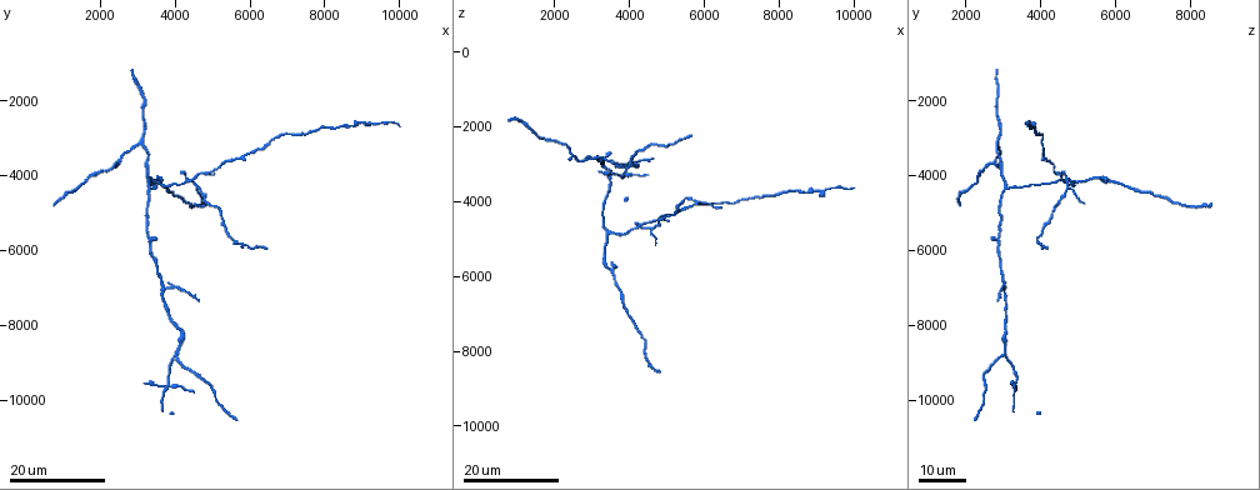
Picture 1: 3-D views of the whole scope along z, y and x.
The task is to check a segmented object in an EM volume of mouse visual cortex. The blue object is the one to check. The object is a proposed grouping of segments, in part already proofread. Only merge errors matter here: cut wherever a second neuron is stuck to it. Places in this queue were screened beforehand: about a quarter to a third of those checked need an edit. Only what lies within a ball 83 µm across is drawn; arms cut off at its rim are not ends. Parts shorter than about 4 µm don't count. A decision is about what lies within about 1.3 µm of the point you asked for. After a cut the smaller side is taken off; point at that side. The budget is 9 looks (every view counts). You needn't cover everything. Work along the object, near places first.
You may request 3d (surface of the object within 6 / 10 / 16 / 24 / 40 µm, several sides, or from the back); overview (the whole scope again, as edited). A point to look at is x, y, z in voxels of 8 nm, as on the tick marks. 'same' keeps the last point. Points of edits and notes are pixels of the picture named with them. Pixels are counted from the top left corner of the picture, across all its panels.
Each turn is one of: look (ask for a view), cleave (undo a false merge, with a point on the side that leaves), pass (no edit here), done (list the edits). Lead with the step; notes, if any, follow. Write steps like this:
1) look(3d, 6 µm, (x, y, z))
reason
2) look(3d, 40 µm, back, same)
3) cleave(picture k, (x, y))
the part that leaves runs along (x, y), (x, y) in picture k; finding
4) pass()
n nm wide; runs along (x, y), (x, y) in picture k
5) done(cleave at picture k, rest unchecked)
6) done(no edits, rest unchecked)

look(3d, 24 µm, (3300, 4300, 3100))
three-way junction

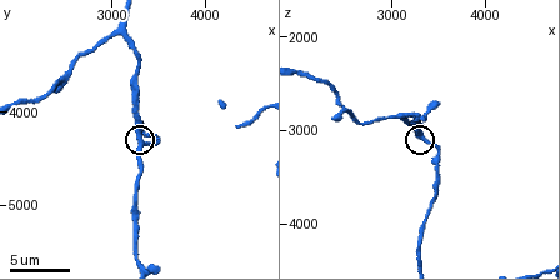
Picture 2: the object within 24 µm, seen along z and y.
look(3d, 6 µm, (3300, 4300, 3050))

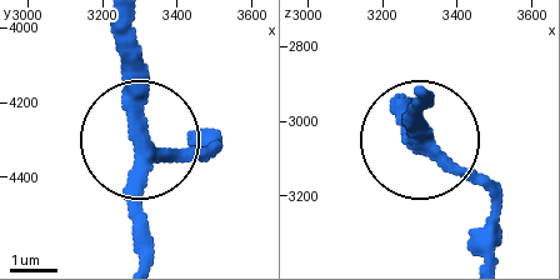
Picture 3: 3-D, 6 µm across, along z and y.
pass()
3 arms; continuous, no second neuron

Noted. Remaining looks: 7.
look(3d, 6 µm, (3050, 3150, 2850))
two arms in line, one across

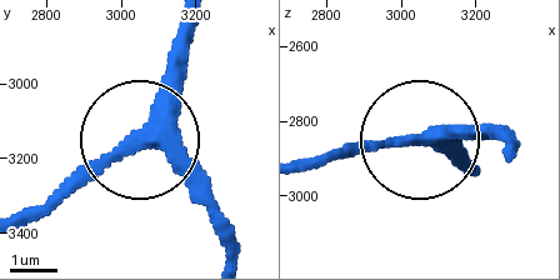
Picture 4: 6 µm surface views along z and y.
look(3d, 6 µm, back, (3050, 3140, 2850))

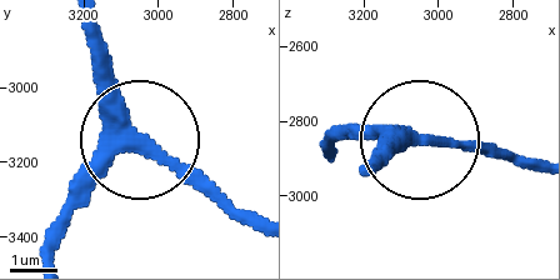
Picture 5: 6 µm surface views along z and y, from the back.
pass()
310 nm wide; runs along (329, 155), (344, 135), (420, 135), (376, 171) in picture 5; continuous, no second neuron

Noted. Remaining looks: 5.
look(3d, 16 µm, (3400, 4100, 4800))
side arm on a straight run

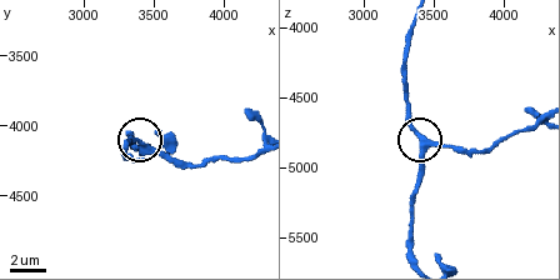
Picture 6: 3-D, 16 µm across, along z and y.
look(3d, 10 µm, (3480, 4180, 4820))

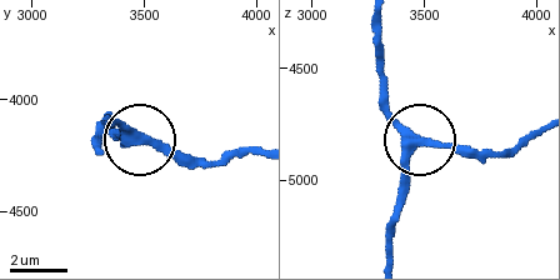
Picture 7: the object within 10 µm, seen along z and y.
pass()
320 nm wide; runs along (378, 25), (388, 104), (419, 140), (399, 216) in picture 7; continuous, no second neuron

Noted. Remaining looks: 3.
look(3d, 24 µm, (4300, 4100, 4700))
four-way junction

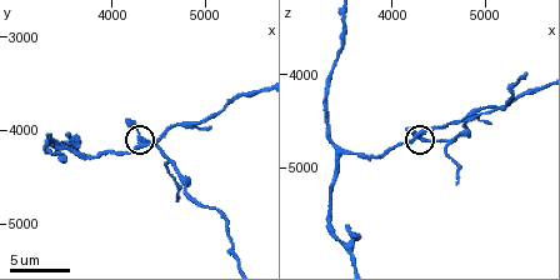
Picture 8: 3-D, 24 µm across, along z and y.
look(3d, 6 µm, (4350, 4100, 4700))
zoom in

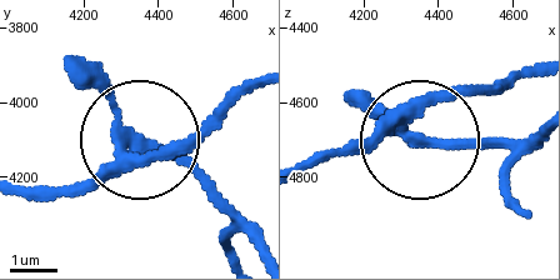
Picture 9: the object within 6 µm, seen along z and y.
cleave(picture 9, (190, 164))
side arm 29 µm; a second neuron is stuck on

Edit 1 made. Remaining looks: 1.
done(cleave at picture 9, rest unchecked)

